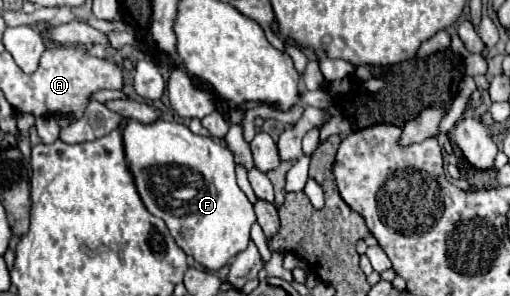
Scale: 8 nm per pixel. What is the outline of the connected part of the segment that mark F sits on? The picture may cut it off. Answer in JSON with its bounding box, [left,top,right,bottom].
[122,118,256,270]

